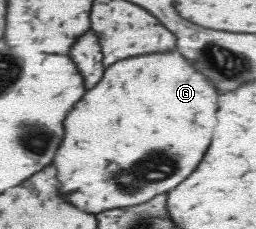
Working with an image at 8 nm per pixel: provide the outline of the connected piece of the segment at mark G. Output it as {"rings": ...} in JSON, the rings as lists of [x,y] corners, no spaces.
{"rings":[[[177,51],[133,56],[132,58],[120,59],[117,63],[108,66],[104,69],[99,83],[91,86],[88,90],[84,90],[83,97],[73,104],[73,107],[64,117],[62,125],[65,125],[65,133],[63,133],[63,139],[61,139],[61,147],[57,147],[55,157],[53,157],[53,165],[55,165],[55,171],[57,171],[55,179],[59,181],[65,199],[71,205],[75,205],[75,207],[79,207],[87,213],[101,213],[105,209],[139,205],[148,202],[153,195],[165,193],[167,189],[173,189],[175,185],[179,185],[201,161],[205,149],[209,147],[209,139],[211,139],[213,127],[215,127],[217,89],[213,89],[213,83],[209,83],[205,79],[205,75],[201,75],[199,71],[193,71],[191,63],[185,61]]]}

